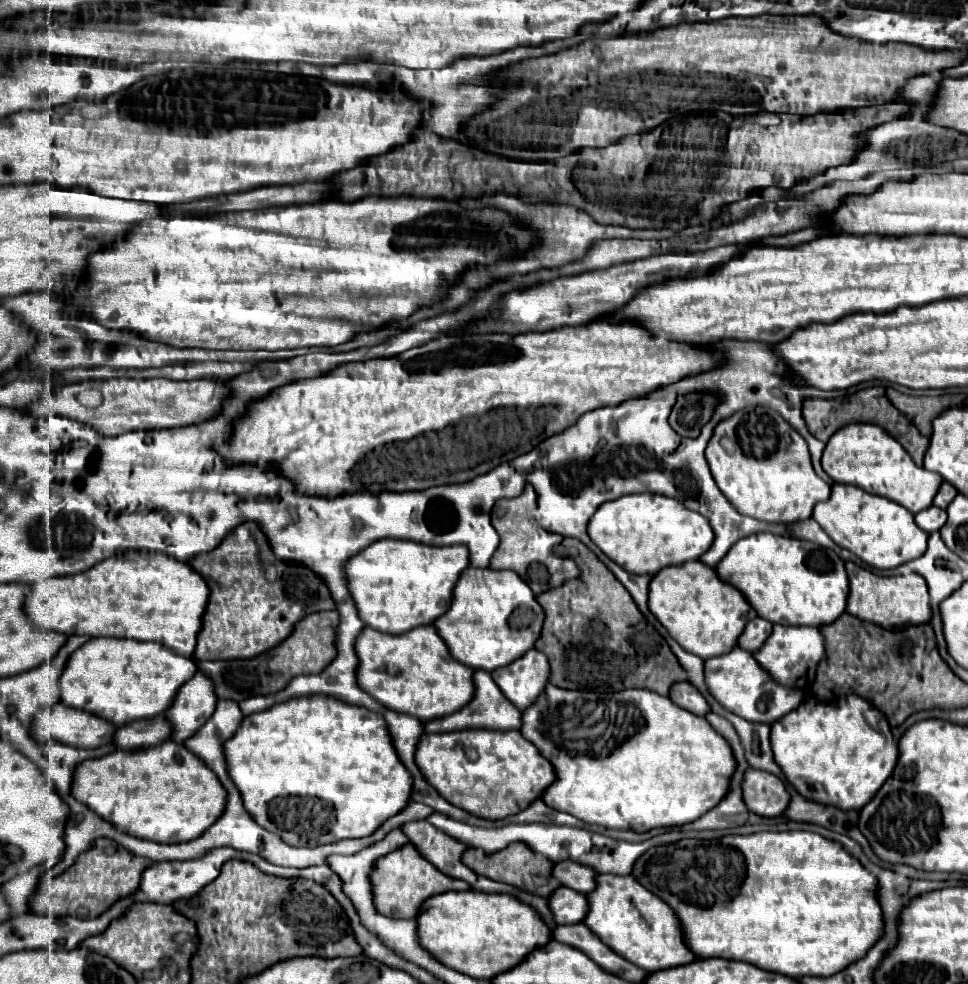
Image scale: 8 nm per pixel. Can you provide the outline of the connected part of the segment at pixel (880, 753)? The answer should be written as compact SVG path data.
M843 696L829 704L805 700L799 708L771 724L769 740L775 762L781 766L785 778L797 790L797 794L801 794L805 800L817 802L821 806L833 806L845 812L861 810L891 776L897 764L897 742L891 736L885 716L871 708L871 704L867 704L861 696Z

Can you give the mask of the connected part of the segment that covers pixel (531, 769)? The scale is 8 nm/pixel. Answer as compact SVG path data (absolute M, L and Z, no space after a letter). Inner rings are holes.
M517 730L423 734L415 750L415 762L425 780L447 802L479 818L491 820L525 810L535 798L541 798L543 790L553 782L551 764Z

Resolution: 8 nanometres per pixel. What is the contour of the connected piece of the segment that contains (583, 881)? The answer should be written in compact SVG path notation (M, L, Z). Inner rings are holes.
M571 860L555 862L551 874L553 874L553 878L557 878L561 882L561 886L567 886L567 888L577 890L577 892L583 892L583 894L591 892L591 888L595 886L593 884L595 872L591 868L587 868L587 866L575 864Z

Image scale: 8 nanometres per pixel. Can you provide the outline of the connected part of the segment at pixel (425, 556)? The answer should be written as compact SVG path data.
M383 538L357 552L345 562L345 580L347 590L355 602L357 614L365 626L385 632L385 634L403 634L411 628L433 624L451 602L451 590L459 574L469 566L469 552L465 546L427 546L413 540L395 540Z

